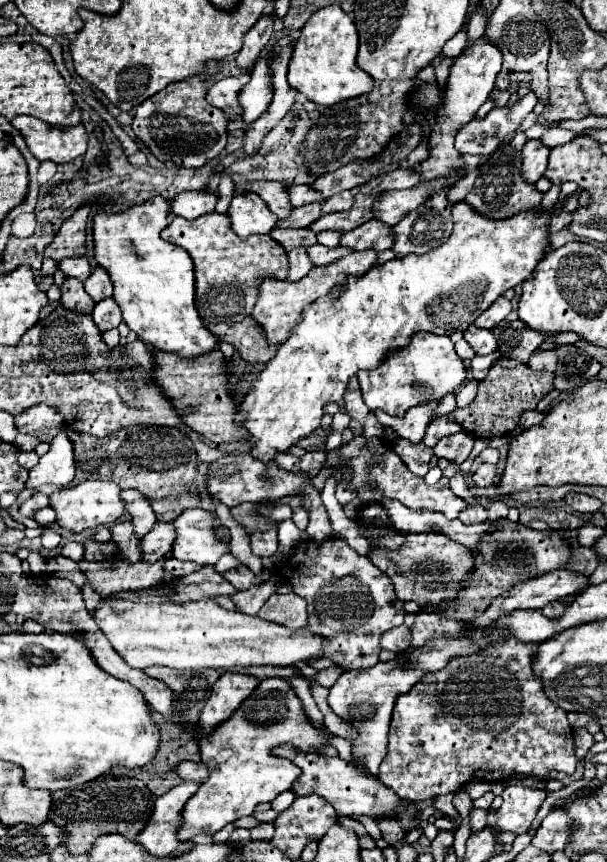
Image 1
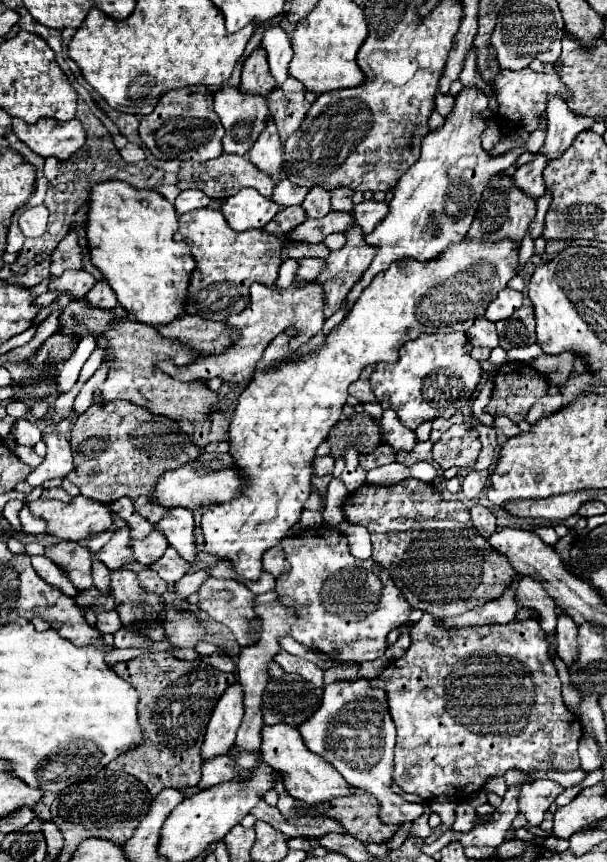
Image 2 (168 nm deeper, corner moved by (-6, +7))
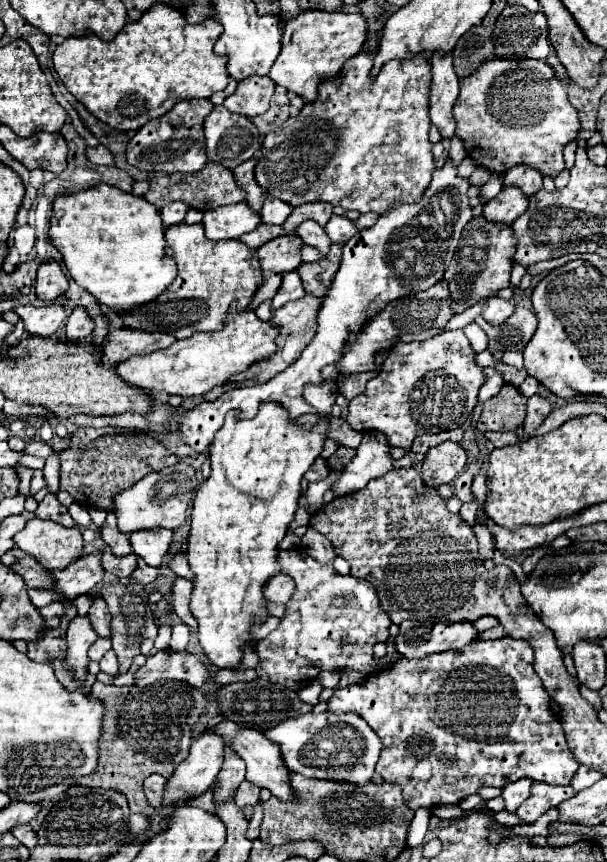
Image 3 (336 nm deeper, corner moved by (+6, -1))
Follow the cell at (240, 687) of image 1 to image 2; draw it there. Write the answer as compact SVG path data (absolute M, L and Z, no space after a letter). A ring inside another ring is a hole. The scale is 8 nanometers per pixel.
M232 683L218 699L208 723L204 745L202 745L204 759L210 759L212 755L228 753L228 749L234 745L236 729L240 727L240 721L244 715L242 701L244 701L242 683Z

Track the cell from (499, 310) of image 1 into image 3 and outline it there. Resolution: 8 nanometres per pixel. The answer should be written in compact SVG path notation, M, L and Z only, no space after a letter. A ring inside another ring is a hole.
M492 297L482 305L482 317L494 327L504 323L512 315L512 311L514 311L514 305L500 297Z

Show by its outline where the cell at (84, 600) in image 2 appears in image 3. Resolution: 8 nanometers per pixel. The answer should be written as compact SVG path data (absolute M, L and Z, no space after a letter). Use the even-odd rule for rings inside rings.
M54 601L54 603L46 605L46 607L42 607L42 609L40 609L40 615L44 617L44 625L46 625L48 629L56 627L58 621L60 621L60 615L62 615L62 603L60 603L60 601Z

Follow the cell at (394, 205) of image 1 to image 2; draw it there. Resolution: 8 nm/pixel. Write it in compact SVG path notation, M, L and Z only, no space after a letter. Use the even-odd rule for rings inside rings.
M362 201L354 205L354 219L362 227L364 233L370 233L388 213L388 203L386 201Z

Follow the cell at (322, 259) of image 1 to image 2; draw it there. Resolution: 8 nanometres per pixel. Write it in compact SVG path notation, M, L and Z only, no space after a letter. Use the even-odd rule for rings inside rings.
M302 259L300 261L300 271L296 275L296 279L316 279L320 275L320 271L326 267L324 259Z

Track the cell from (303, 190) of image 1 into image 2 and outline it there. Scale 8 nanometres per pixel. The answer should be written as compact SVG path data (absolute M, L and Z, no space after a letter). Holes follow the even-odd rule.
M284 179L284 181L280 181L280 183L276 185L272 199L274 199L278 205L282 205L282 207L302 205L306 193L308 193L308 189L304 189L304 187L300 187L300 185L294 185L294 183L290 183L288 179Z

